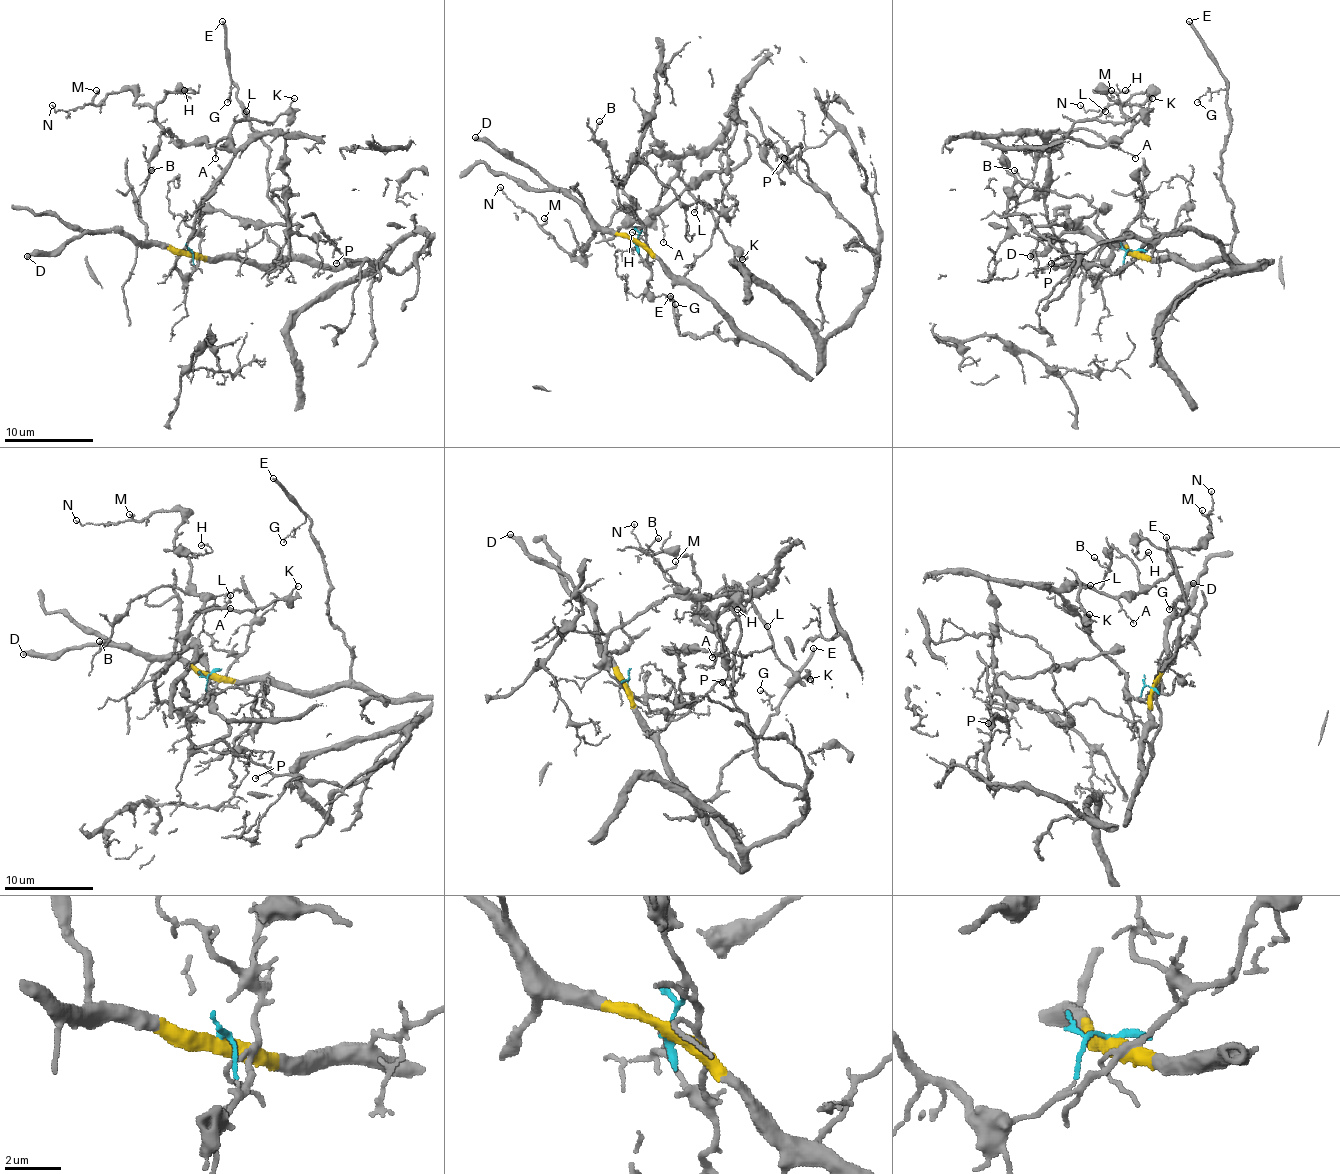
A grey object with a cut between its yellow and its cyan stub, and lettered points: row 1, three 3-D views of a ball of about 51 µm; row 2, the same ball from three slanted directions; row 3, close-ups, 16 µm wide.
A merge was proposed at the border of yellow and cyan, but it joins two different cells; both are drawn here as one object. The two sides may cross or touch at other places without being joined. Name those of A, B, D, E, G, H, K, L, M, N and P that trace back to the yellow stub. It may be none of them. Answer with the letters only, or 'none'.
D, E, G, P

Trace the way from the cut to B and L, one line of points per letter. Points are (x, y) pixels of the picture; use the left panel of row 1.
B: (188, 250), (188, 277), (177, 268), (232, 154), (228, 138), (163, 131), (145, 178), (152, 169)
L: (188, 250), (186, 277), (177, 259), (246, 111)

